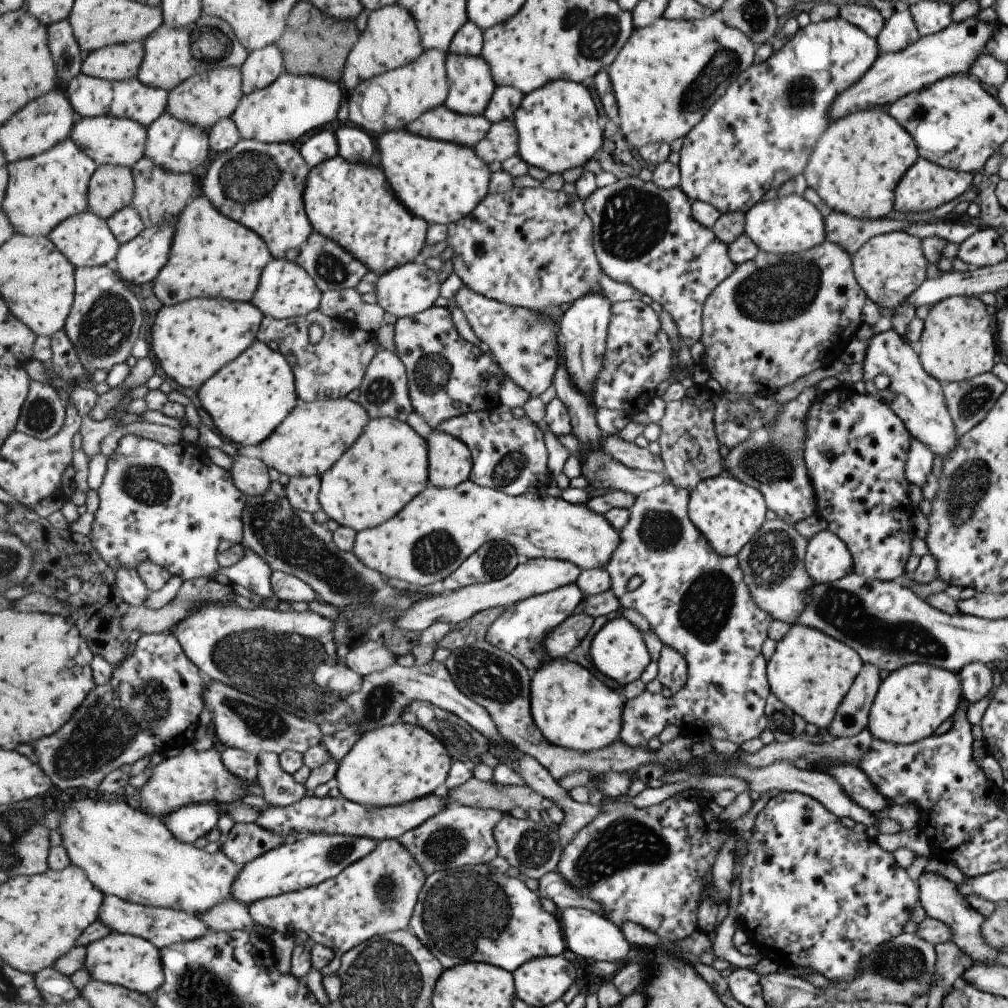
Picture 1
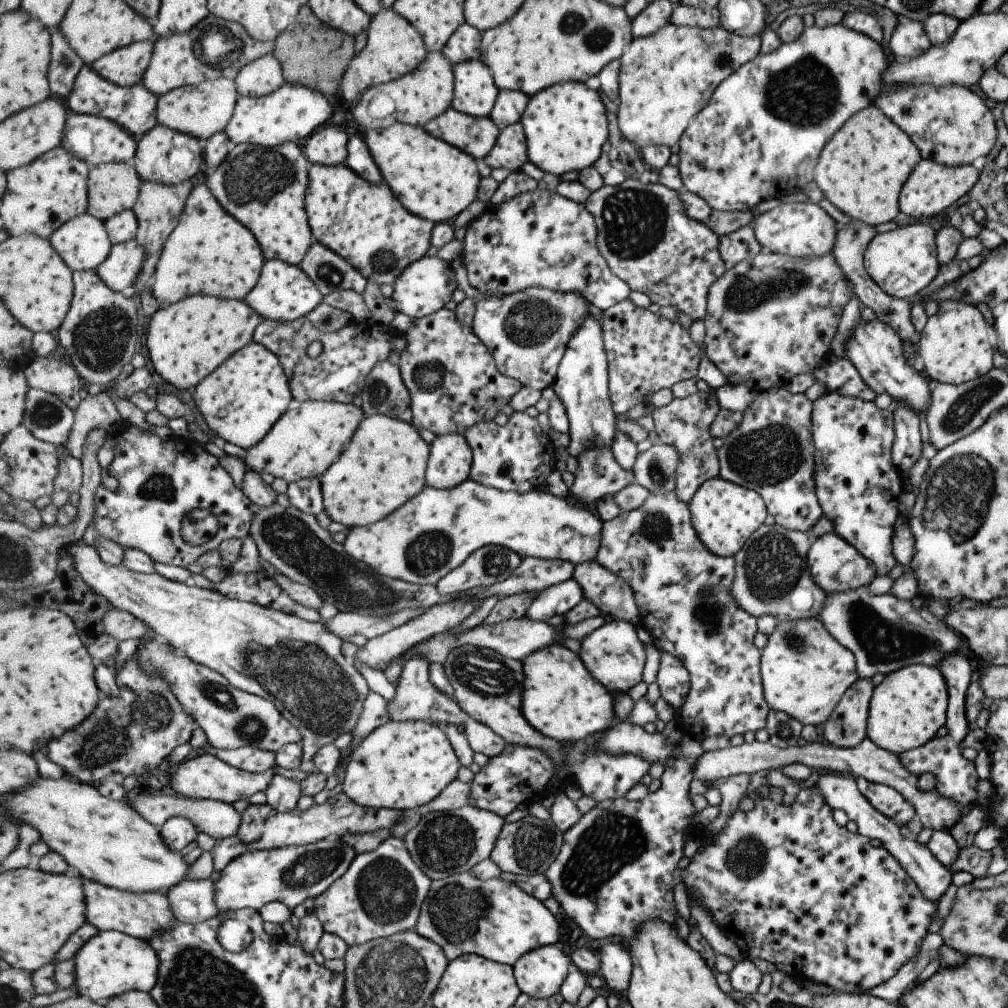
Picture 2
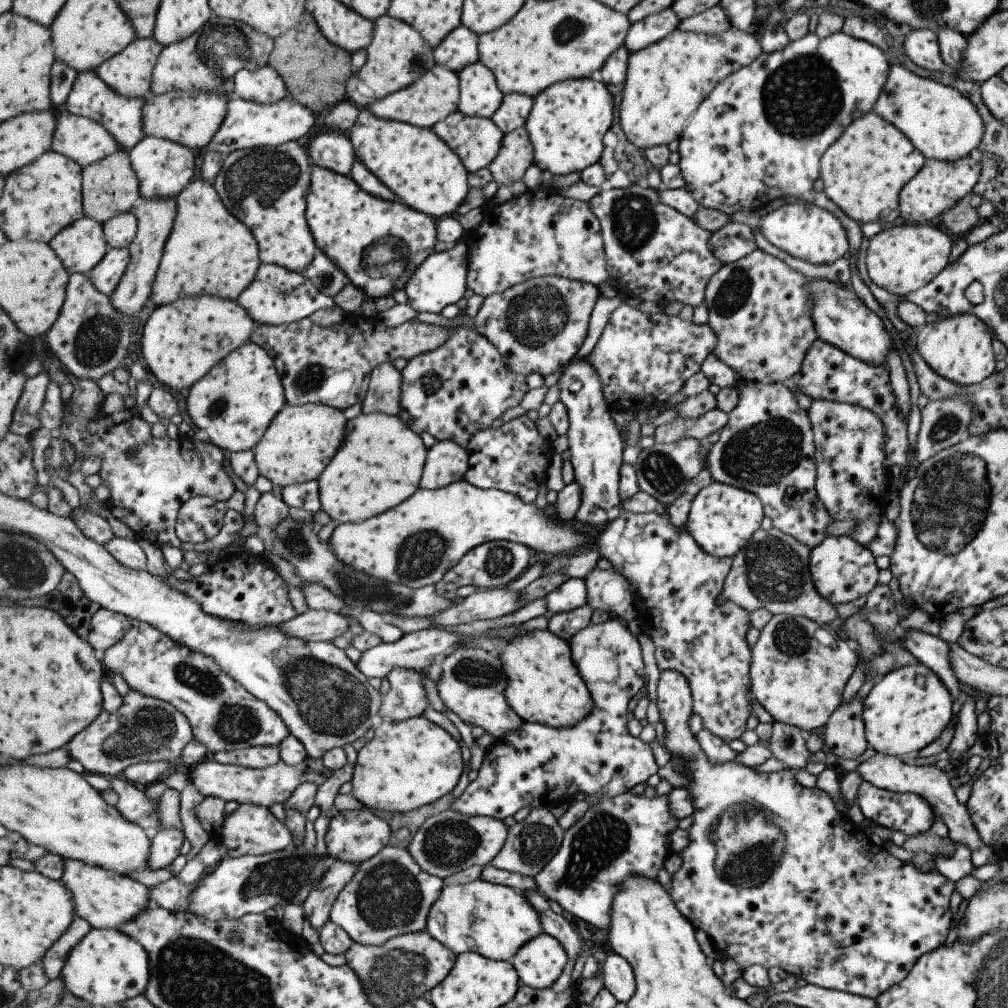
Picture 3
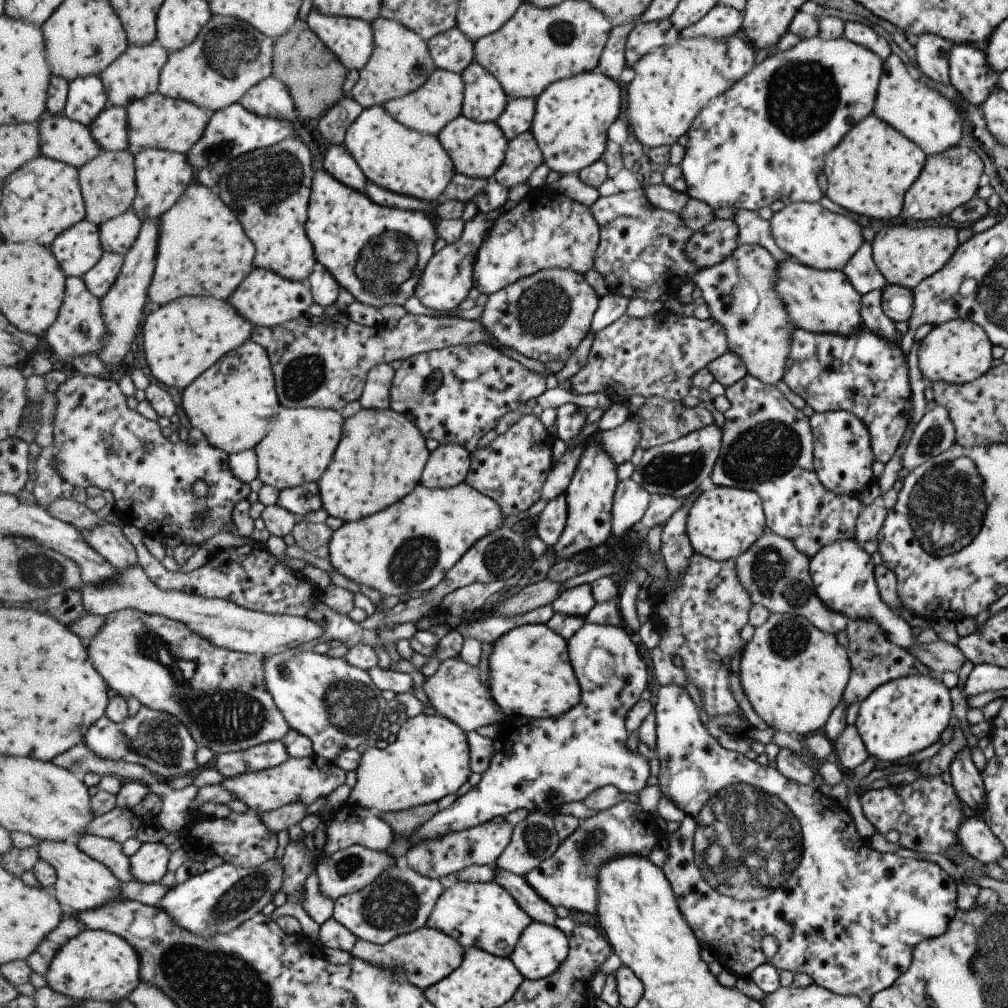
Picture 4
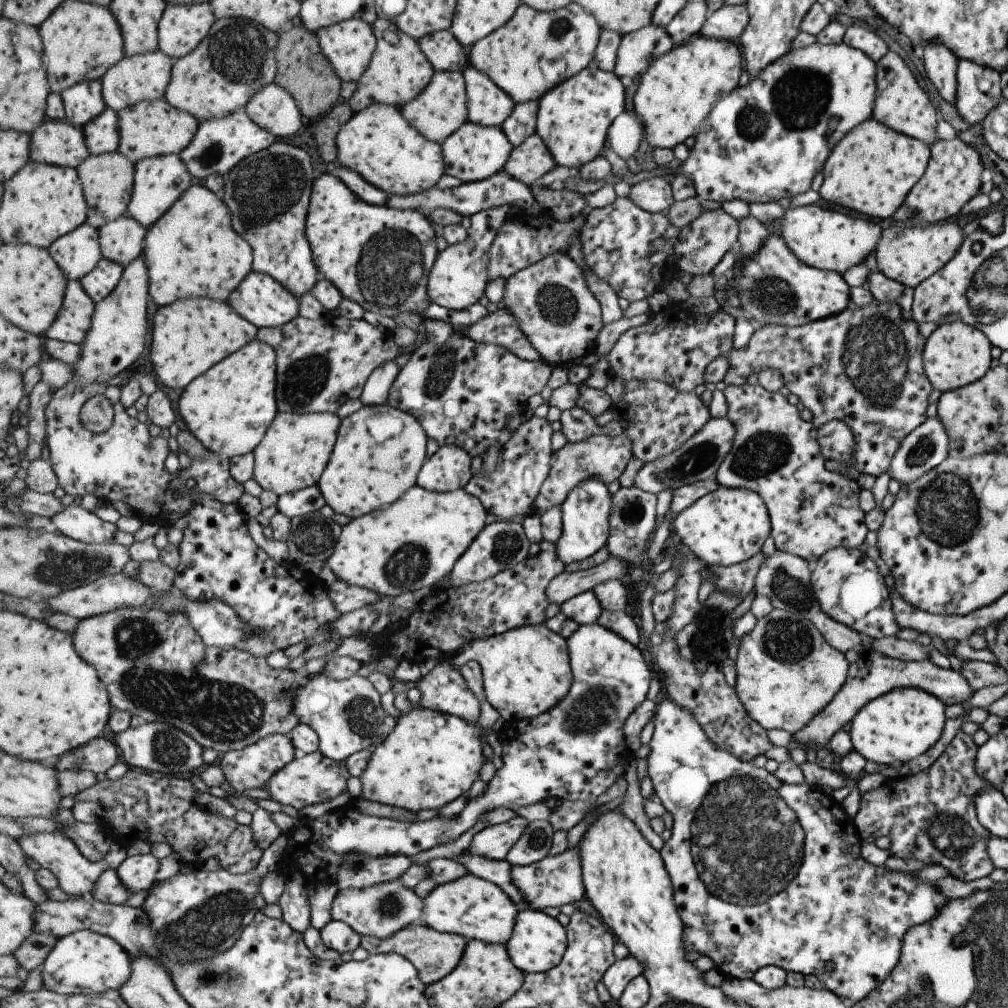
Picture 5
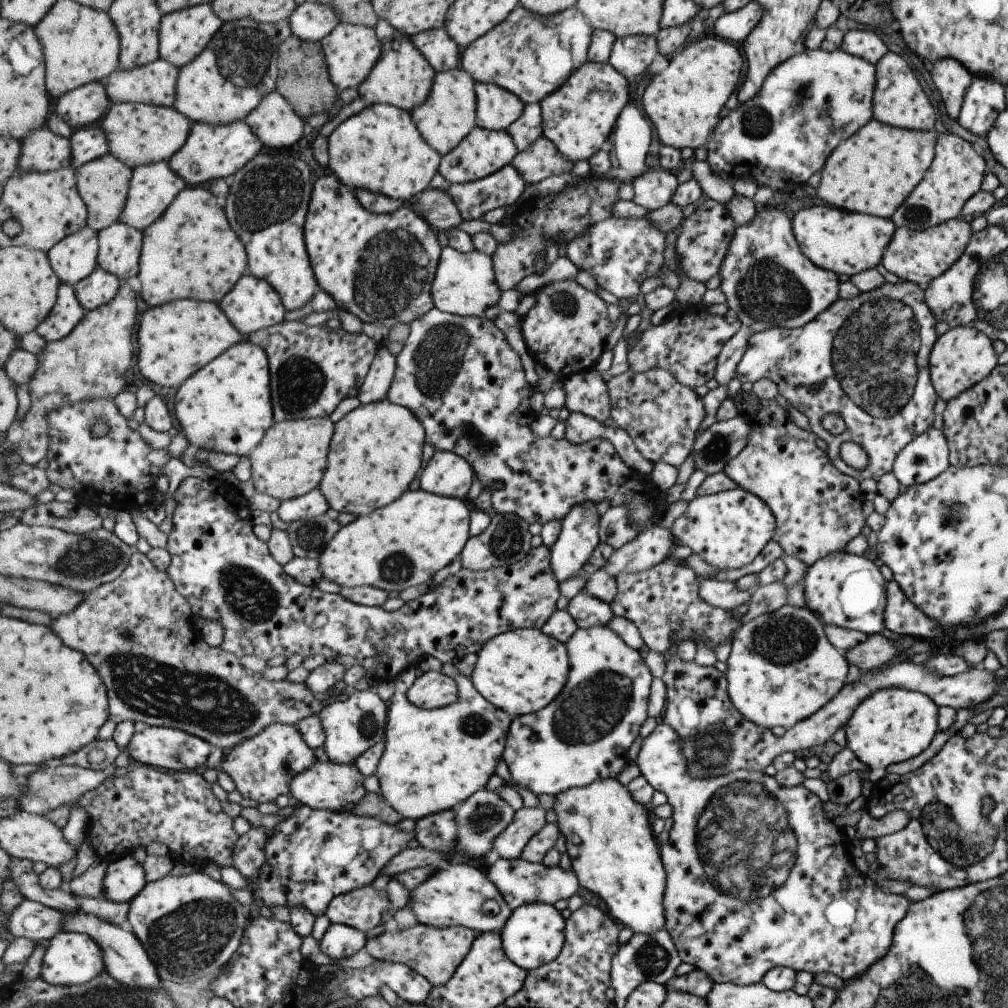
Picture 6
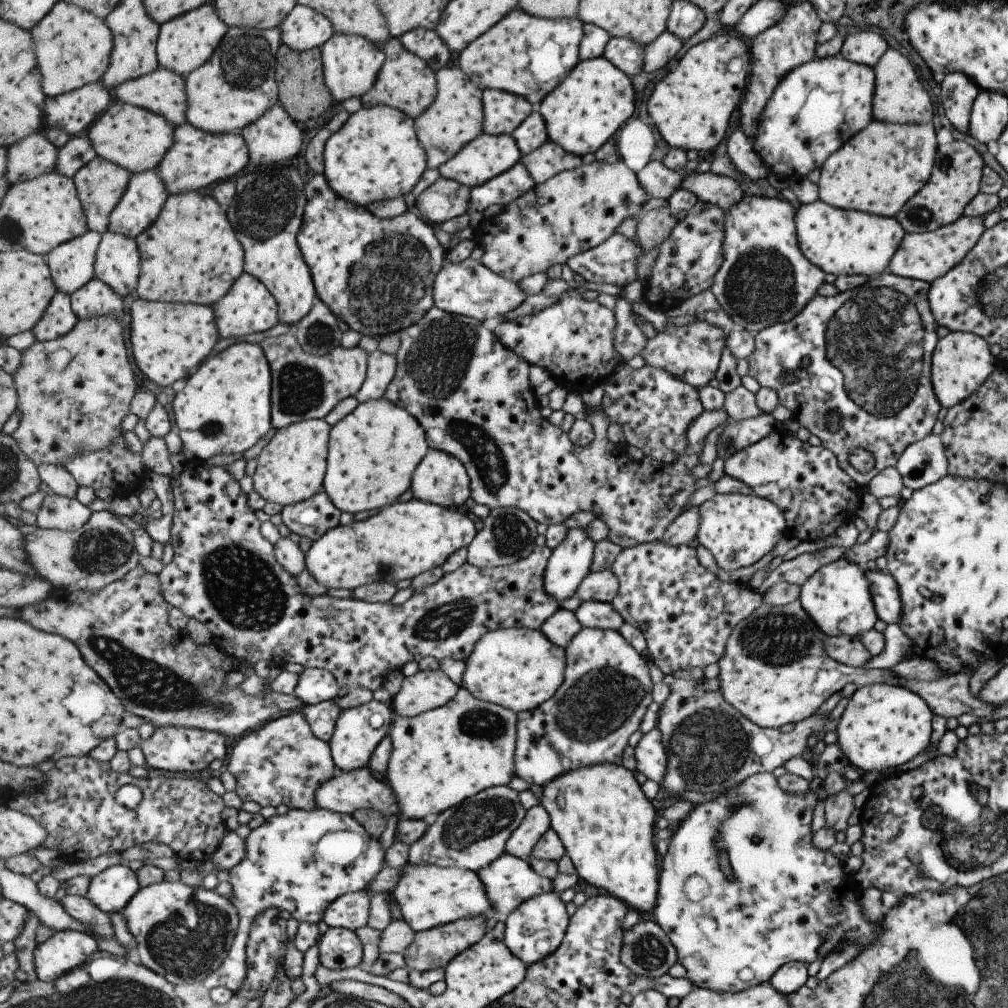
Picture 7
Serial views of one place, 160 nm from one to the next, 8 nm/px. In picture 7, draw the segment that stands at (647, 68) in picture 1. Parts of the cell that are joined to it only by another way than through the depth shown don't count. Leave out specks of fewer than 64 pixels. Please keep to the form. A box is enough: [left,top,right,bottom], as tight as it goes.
[648,34,749,156]

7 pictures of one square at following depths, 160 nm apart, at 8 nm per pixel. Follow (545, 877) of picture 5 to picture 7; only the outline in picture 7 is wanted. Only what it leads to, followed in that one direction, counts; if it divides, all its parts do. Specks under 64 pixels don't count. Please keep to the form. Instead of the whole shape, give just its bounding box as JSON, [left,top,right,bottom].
[477,854,553,918]

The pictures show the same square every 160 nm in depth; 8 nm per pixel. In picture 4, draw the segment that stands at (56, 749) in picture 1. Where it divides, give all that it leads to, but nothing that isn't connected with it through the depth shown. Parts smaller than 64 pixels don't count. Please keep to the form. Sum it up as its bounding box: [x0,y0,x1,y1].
[84,704,201,781]

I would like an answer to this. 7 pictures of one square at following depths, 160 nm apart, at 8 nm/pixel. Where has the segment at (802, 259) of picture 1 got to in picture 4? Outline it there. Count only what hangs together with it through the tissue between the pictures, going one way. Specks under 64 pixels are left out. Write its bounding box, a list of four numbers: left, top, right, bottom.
[692,244,794,385]

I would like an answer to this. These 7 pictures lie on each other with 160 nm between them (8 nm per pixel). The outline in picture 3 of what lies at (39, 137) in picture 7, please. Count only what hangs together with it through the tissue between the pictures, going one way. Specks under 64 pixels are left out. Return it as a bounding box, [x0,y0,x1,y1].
[52,110,121,167]

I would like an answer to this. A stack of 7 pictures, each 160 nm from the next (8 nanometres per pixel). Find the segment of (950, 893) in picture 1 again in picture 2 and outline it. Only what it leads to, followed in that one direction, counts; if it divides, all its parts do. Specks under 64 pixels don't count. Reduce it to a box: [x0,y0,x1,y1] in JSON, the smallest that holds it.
[814,774,952,904]

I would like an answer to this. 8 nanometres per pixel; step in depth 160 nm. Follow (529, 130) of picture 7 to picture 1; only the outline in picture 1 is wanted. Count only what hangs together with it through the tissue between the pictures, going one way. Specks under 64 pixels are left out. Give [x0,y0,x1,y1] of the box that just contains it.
[484,85,525,123]

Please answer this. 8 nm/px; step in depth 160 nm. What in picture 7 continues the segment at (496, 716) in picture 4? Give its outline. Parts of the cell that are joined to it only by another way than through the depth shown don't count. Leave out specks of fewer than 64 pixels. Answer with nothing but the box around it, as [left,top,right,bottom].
[390,670,460,718]

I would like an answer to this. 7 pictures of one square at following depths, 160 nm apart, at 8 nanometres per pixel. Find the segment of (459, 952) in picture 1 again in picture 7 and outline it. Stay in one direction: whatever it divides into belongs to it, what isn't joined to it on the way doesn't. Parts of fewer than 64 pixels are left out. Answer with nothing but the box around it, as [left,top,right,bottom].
[393,861,501,931]

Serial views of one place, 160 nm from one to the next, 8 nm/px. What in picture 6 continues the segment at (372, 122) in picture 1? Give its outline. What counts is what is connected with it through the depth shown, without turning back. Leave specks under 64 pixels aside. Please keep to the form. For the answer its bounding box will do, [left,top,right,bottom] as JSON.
[411,67,477,158]

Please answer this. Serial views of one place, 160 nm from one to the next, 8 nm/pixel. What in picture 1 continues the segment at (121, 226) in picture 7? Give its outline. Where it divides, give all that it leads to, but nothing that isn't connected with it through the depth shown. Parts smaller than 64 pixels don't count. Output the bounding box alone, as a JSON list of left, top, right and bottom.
[145,113,211,173]

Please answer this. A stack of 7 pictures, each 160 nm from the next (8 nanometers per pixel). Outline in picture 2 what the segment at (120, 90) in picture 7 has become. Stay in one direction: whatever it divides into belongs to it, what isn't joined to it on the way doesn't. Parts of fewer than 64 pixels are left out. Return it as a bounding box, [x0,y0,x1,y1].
[91,40,156,87]

